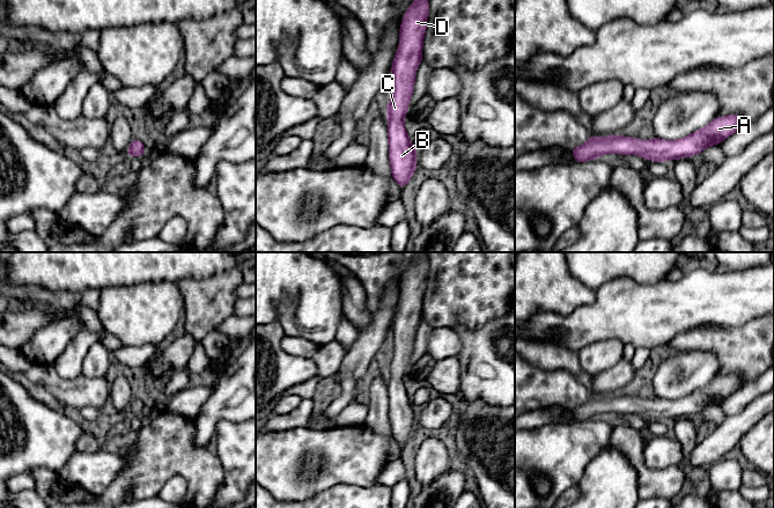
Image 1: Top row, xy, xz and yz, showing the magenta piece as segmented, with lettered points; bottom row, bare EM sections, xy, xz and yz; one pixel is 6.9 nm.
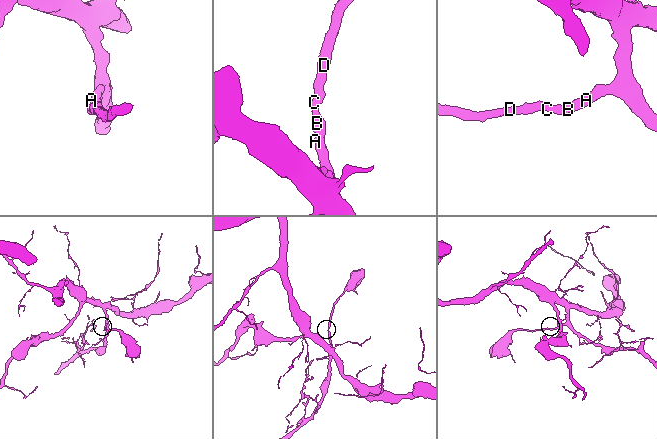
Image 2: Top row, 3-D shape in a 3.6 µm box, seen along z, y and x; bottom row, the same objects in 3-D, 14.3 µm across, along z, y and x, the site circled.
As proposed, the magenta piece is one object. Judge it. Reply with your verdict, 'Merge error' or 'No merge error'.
No merge error

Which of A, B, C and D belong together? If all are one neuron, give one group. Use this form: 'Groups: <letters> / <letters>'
Groups: A B C D

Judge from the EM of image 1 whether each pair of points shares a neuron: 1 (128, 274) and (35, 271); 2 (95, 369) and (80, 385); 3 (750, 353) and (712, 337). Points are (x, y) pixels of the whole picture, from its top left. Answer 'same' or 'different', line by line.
1: same
2: different
3: same

